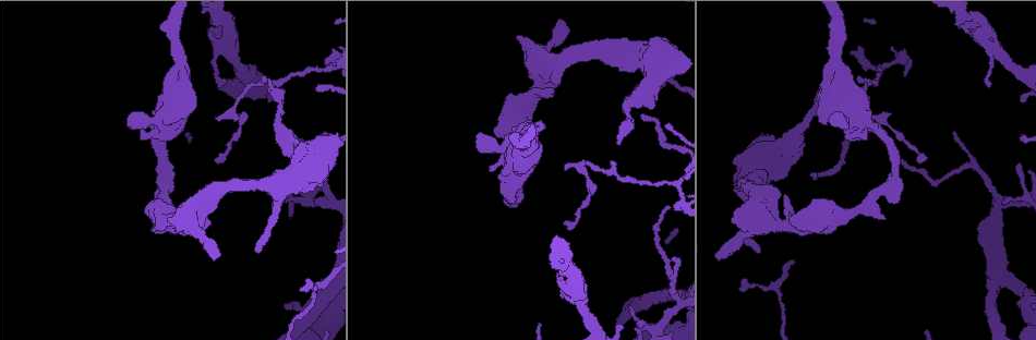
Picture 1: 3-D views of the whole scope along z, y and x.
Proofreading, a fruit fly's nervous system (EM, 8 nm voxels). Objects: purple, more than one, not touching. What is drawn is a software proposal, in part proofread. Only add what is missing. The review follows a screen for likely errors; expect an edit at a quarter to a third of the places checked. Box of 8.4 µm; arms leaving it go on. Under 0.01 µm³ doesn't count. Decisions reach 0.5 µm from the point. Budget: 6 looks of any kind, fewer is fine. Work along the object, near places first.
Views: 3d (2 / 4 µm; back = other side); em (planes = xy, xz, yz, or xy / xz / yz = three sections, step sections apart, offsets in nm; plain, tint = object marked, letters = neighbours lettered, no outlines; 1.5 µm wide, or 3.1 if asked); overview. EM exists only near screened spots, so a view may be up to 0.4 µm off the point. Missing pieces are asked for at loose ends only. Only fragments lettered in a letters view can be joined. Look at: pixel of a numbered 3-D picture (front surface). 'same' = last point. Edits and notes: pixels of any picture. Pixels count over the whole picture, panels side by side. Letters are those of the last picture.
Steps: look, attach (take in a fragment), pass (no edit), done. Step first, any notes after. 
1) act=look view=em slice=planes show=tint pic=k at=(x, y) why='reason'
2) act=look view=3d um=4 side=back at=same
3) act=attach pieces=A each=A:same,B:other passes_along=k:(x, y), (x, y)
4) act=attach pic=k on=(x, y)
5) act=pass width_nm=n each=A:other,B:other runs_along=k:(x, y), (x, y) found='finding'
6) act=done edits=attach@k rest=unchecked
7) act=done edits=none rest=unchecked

act=look view=em slice=planes show=tint pic=1 at=(549, 87) why='branch stops here'

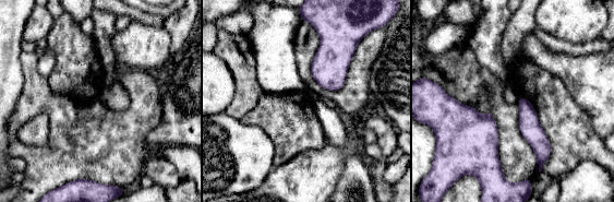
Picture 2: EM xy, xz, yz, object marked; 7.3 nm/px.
act=look view=em slice=planes show=letters at=same

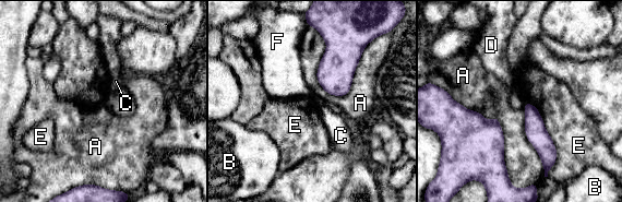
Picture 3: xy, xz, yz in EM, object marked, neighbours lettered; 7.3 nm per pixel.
act=pass longest_contact=E:600nm each=A:other,B:other,C:other,D:other,E:other,F:other runs_along=3:(527, 106), (547, 151), (547, 166) found='none of them fits'

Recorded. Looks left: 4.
act=look view=3d um=2 pic=1 at=(885, 216) why='branch stops here'

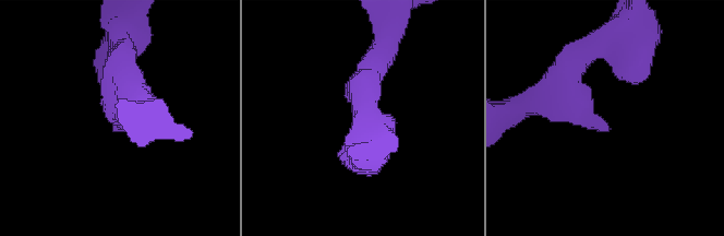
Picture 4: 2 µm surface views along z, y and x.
act=look view=em slice=yz step=8 show=tint pic=4 at=(605, 126)

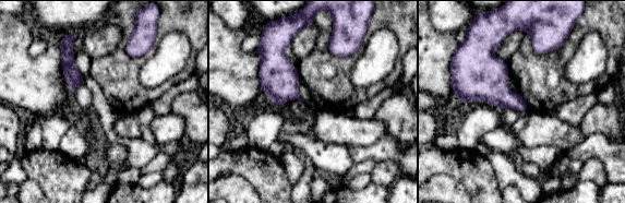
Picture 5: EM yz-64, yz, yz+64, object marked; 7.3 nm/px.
act=look view=em slice=planes show=letters at=same

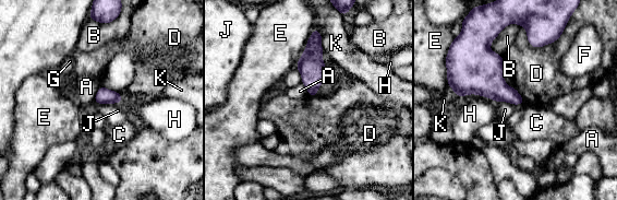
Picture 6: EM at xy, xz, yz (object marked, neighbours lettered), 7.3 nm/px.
act=pass each=A:other,B:other,C:other,D:other,E:other,F:other,G:other,H:other,J:other,K:other border=6:(520, 25), (535, 47), (560, 35) found='none of them fits'

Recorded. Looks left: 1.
act=look view=em slice=planes show=letters pic=1 at=(757, 252) why='free end'

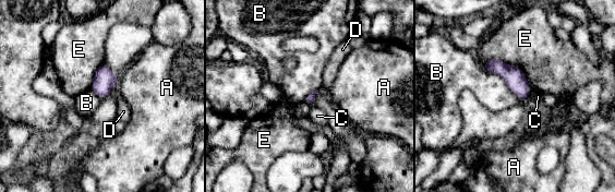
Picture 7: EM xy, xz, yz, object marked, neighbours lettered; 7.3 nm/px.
act=pass longest_contact=B:400nm each=A:other,B:other,C:other,D:other,E:other border=7:(482, 66), (497, 73), (521, 100) found='none of them fits'

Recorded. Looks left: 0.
act=done edits=none rest=unchecked

